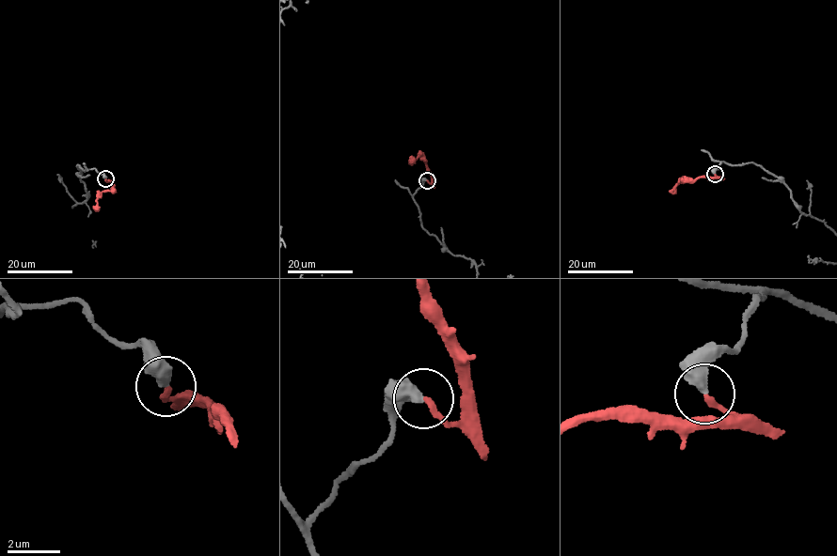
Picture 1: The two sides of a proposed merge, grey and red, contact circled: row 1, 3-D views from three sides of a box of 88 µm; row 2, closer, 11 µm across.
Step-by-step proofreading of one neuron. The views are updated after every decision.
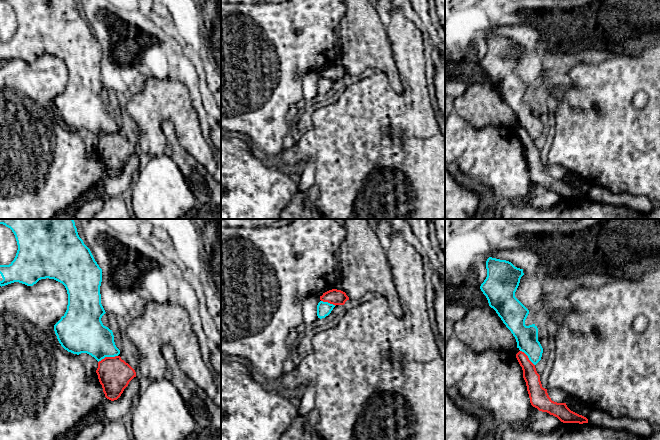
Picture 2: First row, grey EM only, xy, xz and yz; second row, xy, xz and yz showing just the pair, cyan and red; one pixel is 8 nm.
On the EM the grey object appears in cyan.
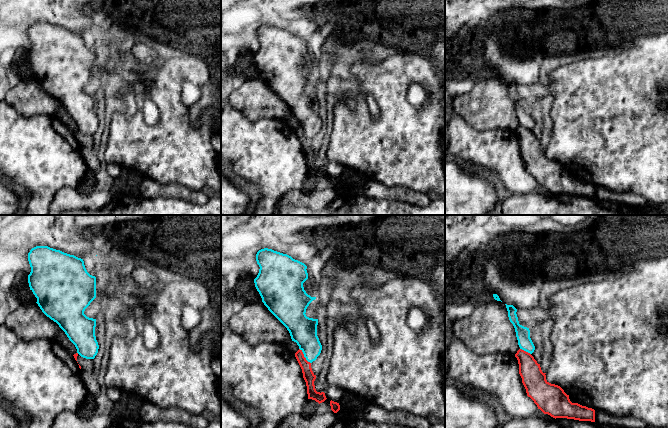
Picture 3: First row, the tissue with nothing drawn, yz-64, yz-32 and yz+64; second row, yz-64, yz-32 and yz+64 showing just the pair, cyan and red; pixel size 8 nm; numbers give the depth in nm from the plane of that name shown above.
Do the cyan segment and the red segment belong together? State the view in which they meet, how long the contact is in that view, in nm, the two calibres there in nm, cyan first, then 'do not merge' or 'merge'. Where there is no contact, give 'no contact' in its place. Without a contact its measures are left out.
xy | 170 nm | 300/260 nm | do not merge

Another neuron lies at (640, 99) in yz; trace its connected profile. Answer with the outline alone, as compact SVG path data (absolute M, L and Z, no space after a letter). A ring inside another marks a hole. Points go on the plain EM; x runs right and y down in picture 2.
M638 91L633 98L633 106L637 109L642 109L648 102L648 96L644 91Z

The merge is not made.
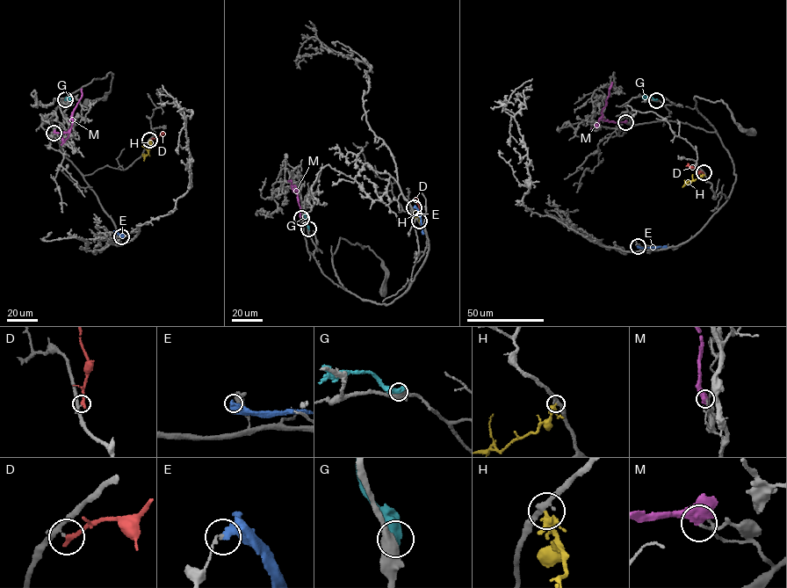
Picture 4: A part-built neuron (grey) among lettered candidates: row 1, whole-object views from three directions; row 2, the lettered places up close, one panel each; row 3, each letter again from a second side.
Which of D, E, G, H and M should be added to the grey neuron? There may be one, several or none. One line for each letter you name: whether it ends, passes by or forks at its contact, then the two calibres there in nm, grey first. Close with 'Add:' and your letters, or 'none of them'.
Add: none of them

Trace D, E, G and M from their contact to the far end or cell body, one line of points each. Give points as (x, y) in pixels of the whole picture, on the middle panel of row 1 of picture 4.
D: (419, 220), (420, 212), (415, 198)
E: (414, 207), (420, 217), (422, 234)
G: (308, 228), (305, 213)
M: (300, 218), (297, 189), (290, 185), (291, 180), (287, 180)

